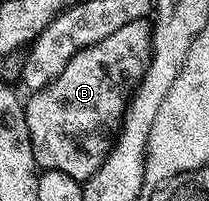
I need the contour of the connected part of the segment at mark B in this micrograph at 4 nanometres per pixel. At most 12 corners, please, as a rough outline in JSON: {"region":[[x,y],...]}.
{"region":[[153,24],[82,48],[24,103],[37,168],[89,179],[152,62]]}

